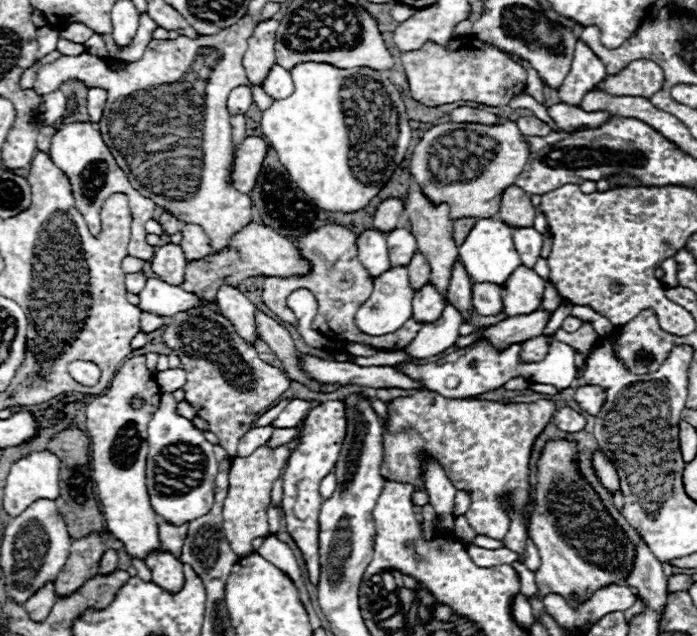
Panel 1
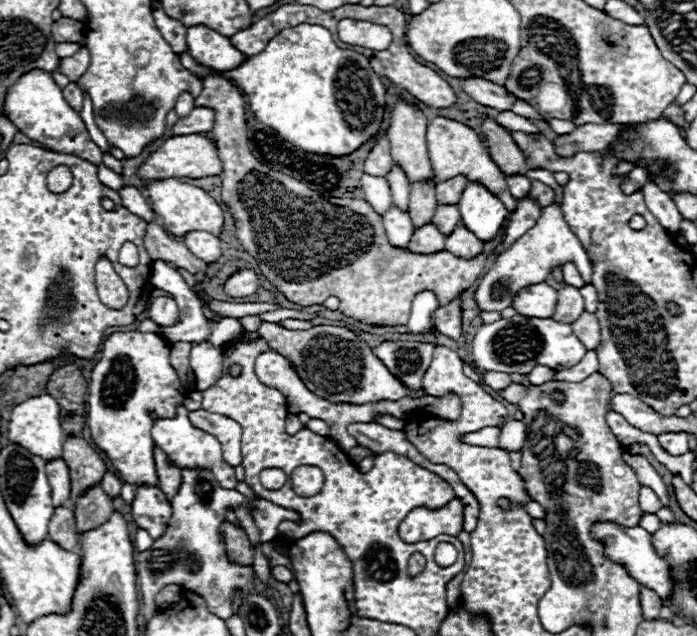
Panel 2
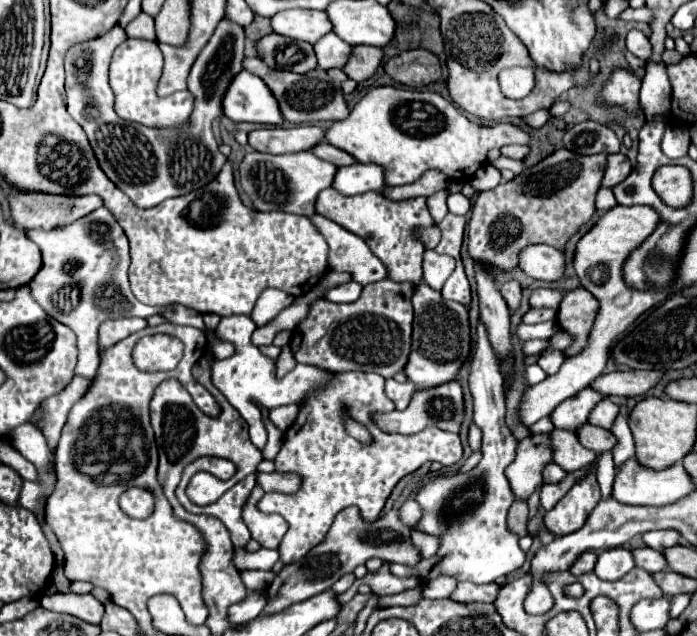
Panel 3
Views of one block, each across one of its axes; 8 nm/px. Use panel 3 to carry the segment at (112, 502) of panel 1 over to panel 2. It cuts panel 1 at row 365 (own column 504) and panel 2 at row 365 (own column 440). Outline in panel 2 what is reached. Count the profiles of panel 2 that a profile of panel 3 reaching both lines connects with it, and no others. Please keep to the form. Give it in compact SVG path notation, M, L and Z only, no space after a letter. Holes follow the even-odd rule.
M116 332L116 334L112 334L112 336L108 336L108 338L104 340L102 356L100 356L100 360L96 362L96 366L94 366L94 370L92 370L92 376L90 376L90 384L88 384L88 428L90 428L90 434L92 434L92 442L110 458L112 468L118 472L118 476L120 476L120 480L122 480L124 484L132 484L132 486L142 486L142 484L158 486L156 466L154 466L154 458L152 458L152 454L154 454L154 442L152 442L152 434L150 434L150 430L152 430L152 426L154 426L154 418L148 416L148 410L154 410L156 418L170 418L170 416L174 416L176 406L184 402L186 394L188 394L188 390L182 386L178 372L176 372L176 370L172 368L172 364L170 364L170 344L168 344L160 334L154 334L154 332L146 332L146 334L142 334L142 332Z

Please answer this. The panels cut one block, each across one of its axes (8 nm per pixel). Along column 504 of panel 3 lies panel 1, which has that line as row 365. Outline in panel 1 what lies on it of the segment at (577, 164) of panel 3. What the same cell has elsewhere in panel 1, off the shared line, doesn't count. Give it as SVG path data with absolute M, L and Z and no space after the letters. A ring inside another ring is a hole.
M200 308L202 312L178 312L166 322L162 340L168 348L174 350L174 354L180 358L182 368L186 370L186 384L184 384L184 400L194 406L196 416L200 416L210 432L216 434L218 444L230 452L230 456L236 456L238 440L254 426L256 418L262 410L272 406L290 386L290 378L280 368L274 368L266 362L262 362L252 346L248 346L232 328L232 324L218 312L210 308Z

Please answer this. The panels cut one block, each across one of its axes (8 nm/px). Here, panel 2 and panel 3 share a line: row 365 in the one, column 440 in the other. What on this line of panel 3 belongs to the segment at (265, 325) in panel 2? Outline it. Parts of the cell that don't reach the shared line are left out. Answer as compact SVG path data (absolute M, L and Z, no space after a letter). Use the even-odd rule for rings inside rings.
M418 284L412 296L414 304L414 324L412 324L412 350L404 366L404 374L416 388L430 388L456 378L458 368L468 356L470 350L470 324L468 310L460 302L442 298L438 290L432 290L428 284Z

